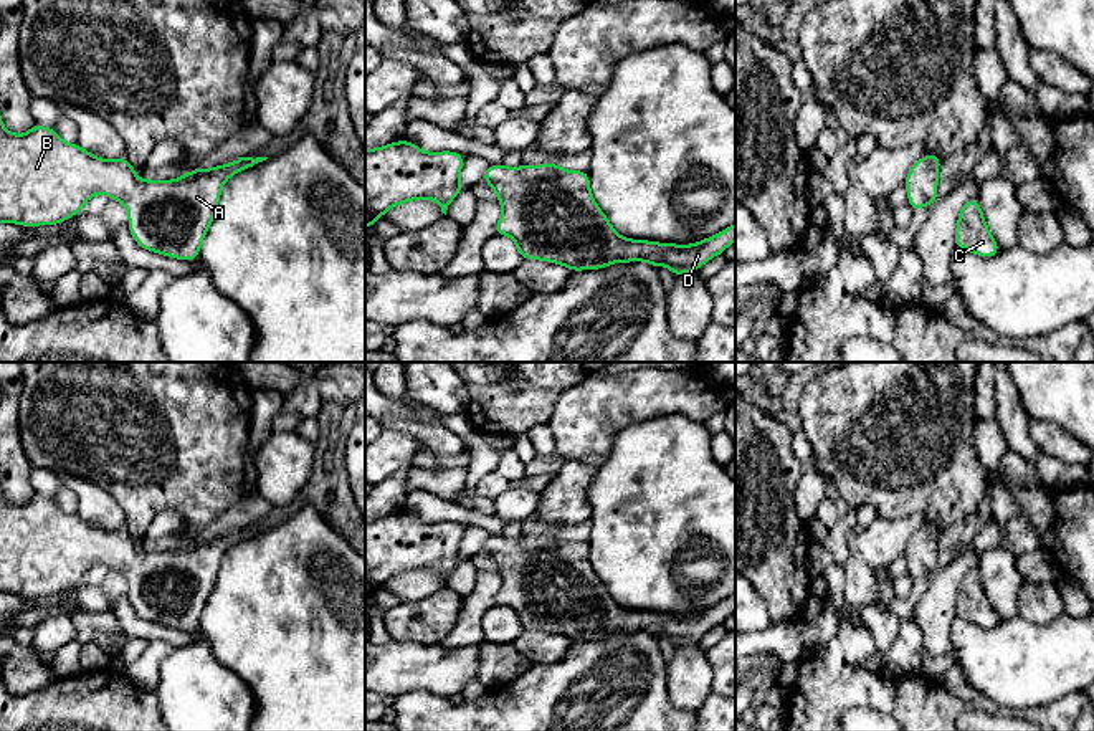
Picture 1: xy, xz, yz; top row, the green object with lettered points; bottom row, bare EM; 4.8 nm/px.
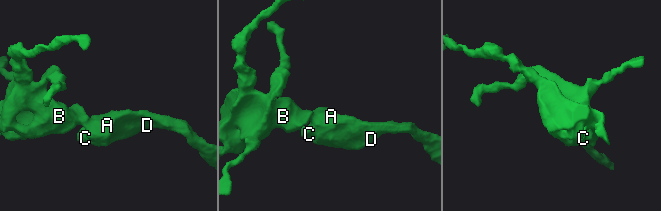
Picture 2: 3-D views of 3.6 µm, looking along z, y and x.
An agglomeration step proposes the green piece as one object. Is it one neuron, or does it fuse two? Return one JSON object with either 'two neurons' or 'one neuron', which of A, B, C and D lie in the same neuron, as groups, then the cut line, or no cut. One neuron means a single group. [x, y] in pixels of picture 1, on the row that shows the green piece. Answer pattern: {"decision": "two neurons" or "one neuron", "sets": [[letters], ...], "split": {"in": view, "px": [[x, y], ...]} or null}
{"decision": "one neuron", "sets": [["A", "B", "C", "D"]], "split": null}

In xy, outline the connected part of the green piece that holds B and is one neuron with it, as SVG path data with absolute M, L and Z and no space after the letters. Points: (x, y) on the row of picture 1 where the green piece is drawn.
M0 116L0 223L21 227L58 225L74 217L96 194L121 202L129 215L129 232L144 250L192 261L213 222L223 184L235 174L268 157L238 157L213 169L195 169L174 180L139 180L126 157L107 160L66 144L53 127L35 124L18 136L3 127Z

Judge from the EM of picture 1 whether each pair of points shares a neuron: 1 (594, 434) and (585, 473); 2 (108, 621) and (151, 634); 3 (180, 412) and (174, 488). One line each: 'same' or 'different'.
1: different
2: different
3: same

